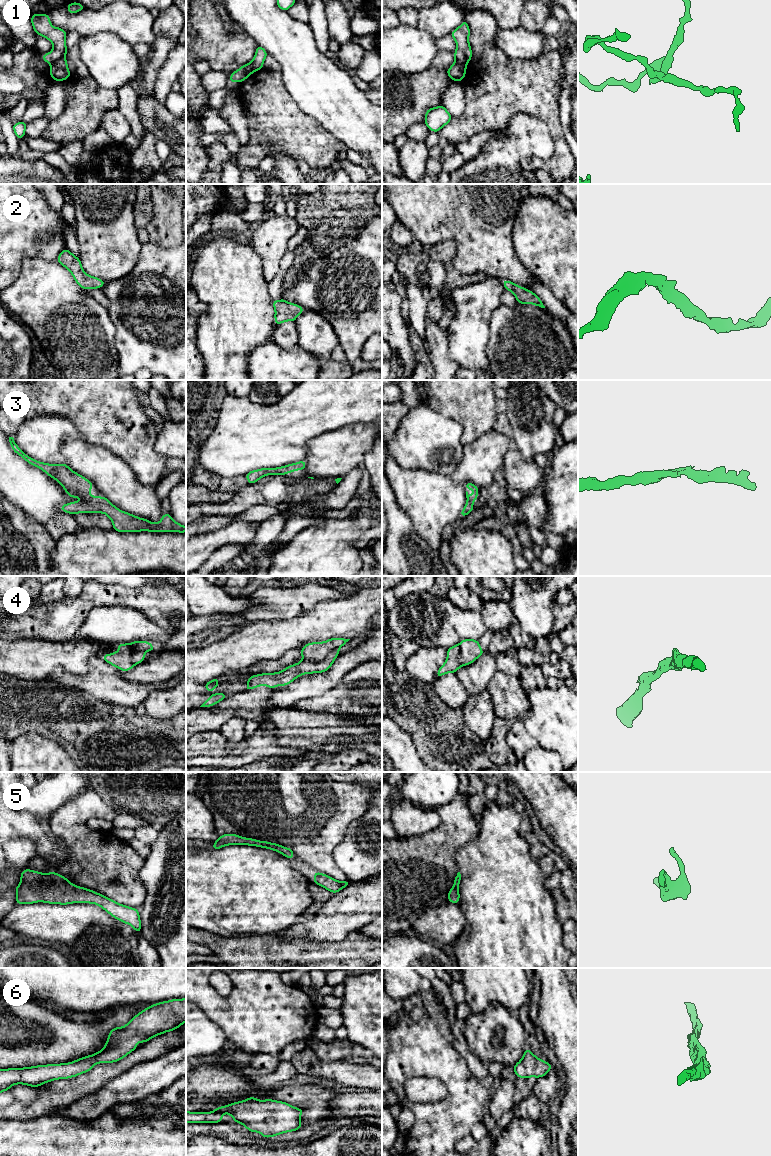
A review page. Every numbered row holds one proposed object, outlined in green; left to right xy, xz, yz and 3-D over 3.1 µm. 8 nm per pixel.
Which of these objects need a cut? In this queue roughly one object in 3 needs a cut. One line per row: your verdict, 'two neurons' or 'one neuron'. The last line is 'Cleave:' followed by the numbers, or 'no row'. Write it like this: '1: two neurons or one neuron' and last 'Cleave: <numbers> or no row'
1: two neurons
2: one neuron
3: one neuron
4: two neurons
5: one neuron
6: one neuron
Cleave: 1, 4

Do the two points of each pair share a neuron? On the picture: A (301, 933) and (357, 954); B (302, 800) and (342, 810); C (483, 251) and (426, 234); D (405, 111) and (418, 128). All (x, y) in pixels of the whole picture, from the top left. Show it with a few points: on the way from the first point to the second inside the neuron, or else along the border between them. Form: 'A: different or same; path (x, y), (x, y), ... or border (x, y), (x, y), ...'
A: different; border (347, 935), (341, 940), (333, 942), (300, 941)
B: same; path (312, 808), (332, 808)
C: same; path (469, 240), (462, 233), (440, 233)
D: different; border (423, 121), (413, 123), (405, 133)

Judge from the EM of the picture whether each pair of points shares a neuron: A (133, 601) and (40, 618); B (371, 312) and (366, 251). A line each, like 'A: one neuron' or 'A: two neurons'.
A: one neuron
B: one neuron

